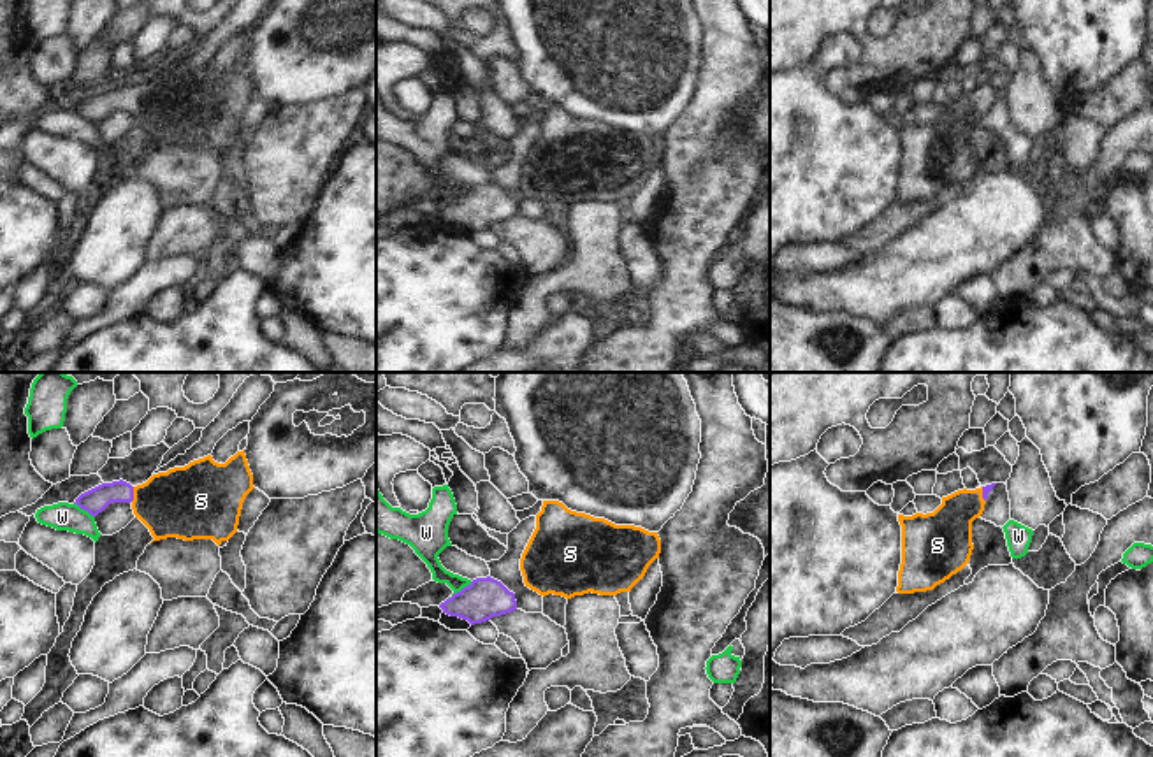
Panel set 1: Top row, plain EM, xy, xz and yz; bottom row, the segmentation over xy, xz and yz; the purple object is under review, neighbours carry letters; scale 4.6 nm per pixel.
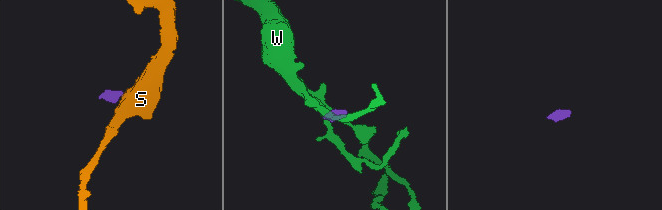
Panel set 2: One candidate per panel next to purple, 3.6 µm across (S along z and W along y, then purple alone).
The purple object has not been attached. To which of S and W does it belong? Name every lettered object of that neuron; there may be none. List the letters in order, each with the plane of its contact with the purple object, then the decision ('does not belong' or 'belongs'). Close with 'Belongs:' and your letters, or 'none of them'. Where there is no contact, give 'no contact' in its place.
S: xy | belongs
W: xz | does not belong
Belongs: S

